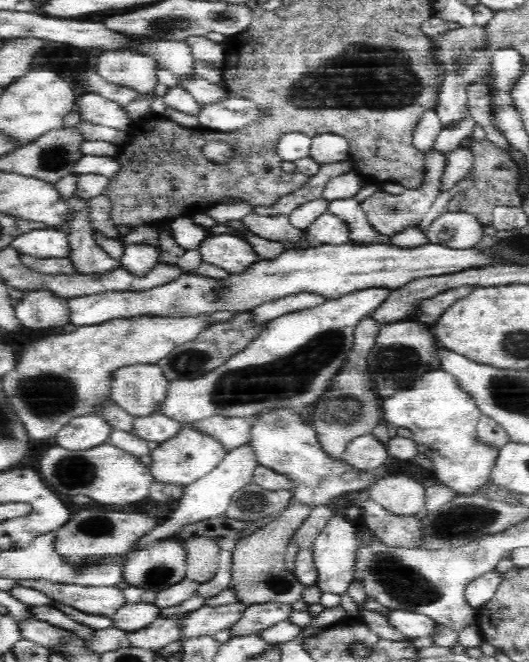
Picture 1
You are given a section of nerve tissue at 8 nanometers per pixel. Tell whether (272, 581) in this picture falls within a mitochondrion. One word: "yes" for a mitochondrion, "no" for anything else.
yes

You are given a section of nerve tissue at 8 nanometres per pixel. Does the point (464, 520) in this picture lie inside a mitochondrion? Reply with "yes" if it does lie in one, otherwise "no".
yes

